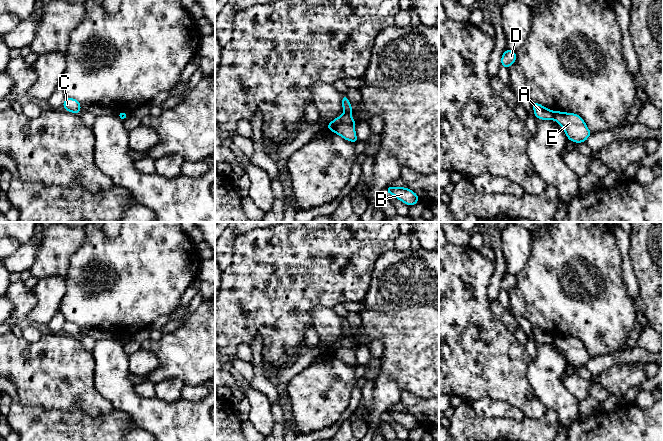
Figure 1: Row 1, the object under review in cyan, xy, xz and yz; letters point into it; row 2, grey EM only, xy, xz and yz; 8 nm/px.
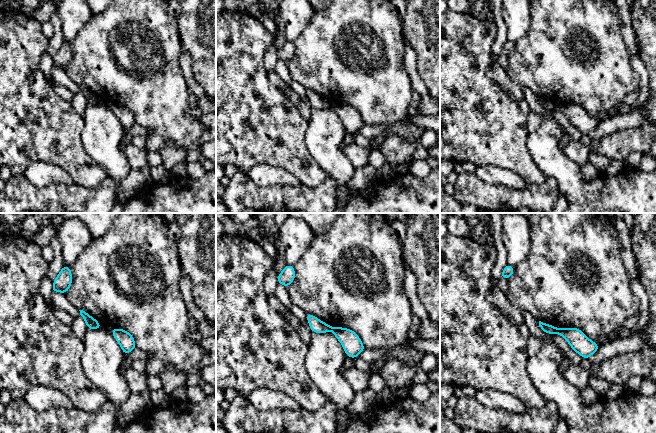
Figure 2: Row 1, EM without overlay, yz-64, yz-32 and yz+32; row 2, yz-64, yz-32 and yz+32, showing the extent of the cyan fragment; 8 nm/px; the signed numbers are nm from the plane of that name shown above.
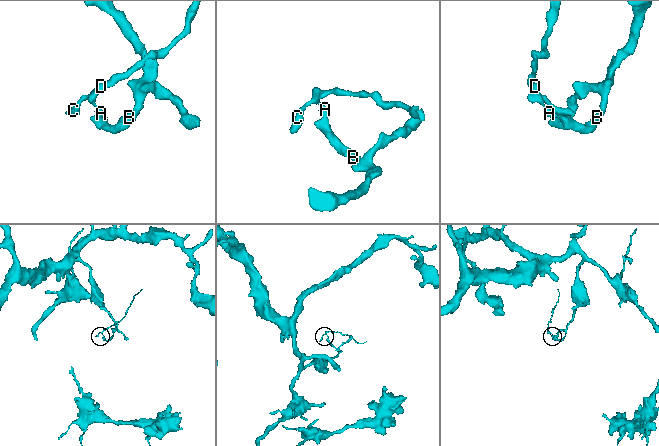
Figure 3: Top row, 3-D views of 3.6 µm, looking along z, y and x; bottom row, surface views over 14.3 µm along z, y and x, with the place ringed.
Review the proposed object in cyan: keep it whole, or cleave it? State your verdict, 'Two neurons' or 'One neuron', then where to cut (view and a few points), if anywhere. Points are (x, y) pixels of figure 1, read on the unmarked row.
Two neurons. Split along yz (555, 336), (553, 342)

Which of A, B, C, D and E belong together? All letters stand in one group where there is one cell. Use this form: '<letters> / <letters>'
A C D / B E

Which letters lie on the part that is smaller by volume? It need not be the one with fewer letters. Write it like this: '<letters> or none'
A, C, D

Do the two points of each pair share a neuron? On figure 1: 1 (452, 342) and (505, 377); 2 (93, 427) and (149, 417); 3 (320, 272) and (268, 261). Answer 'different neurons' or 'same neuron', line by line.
1: same neuron
2: different neurons
3: same neuron

